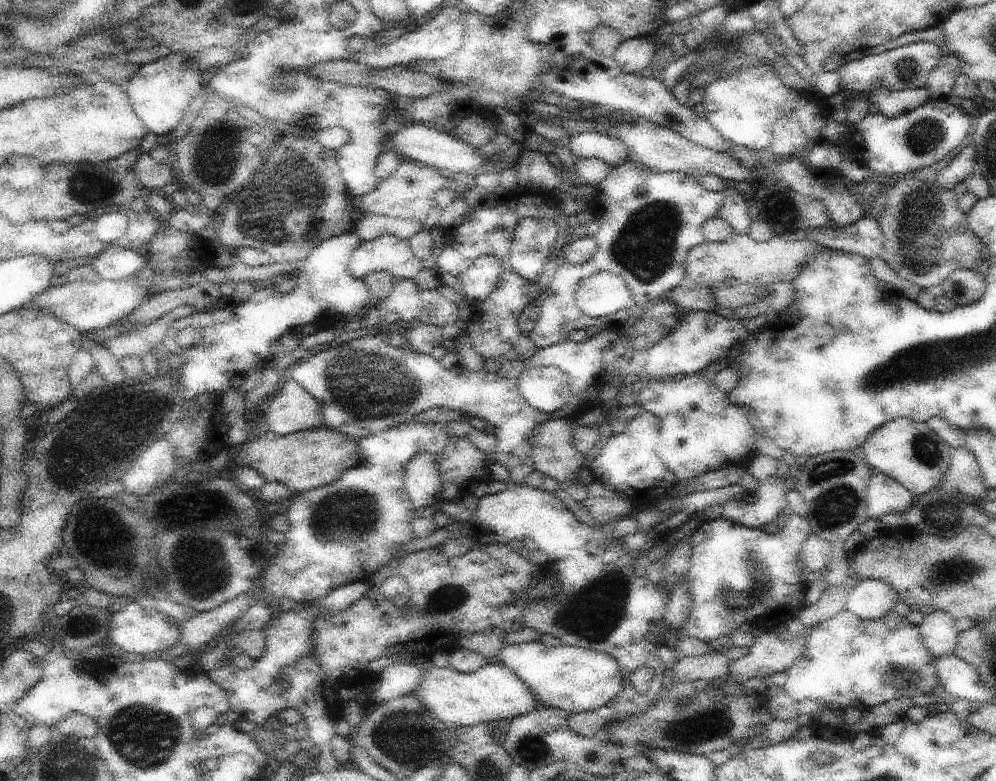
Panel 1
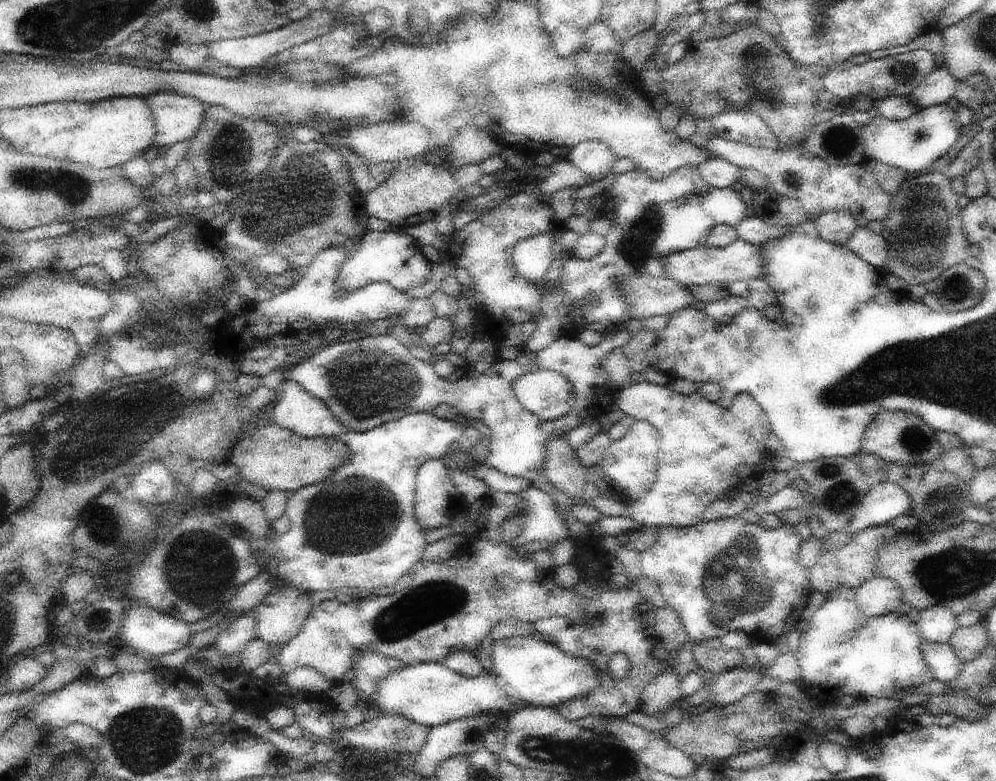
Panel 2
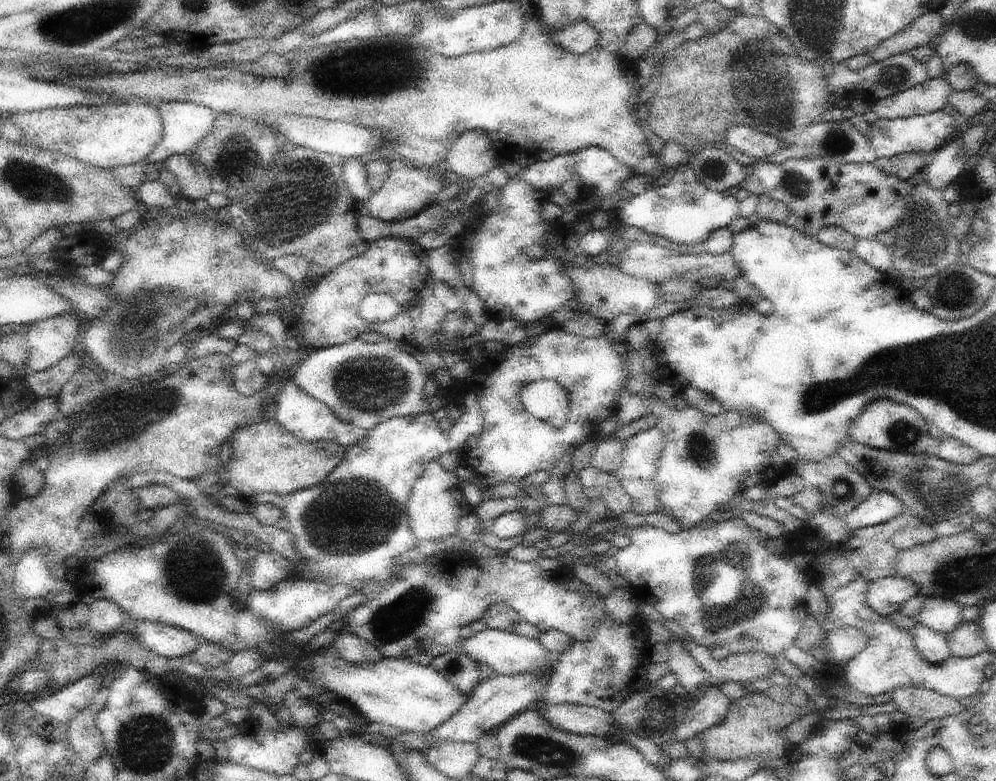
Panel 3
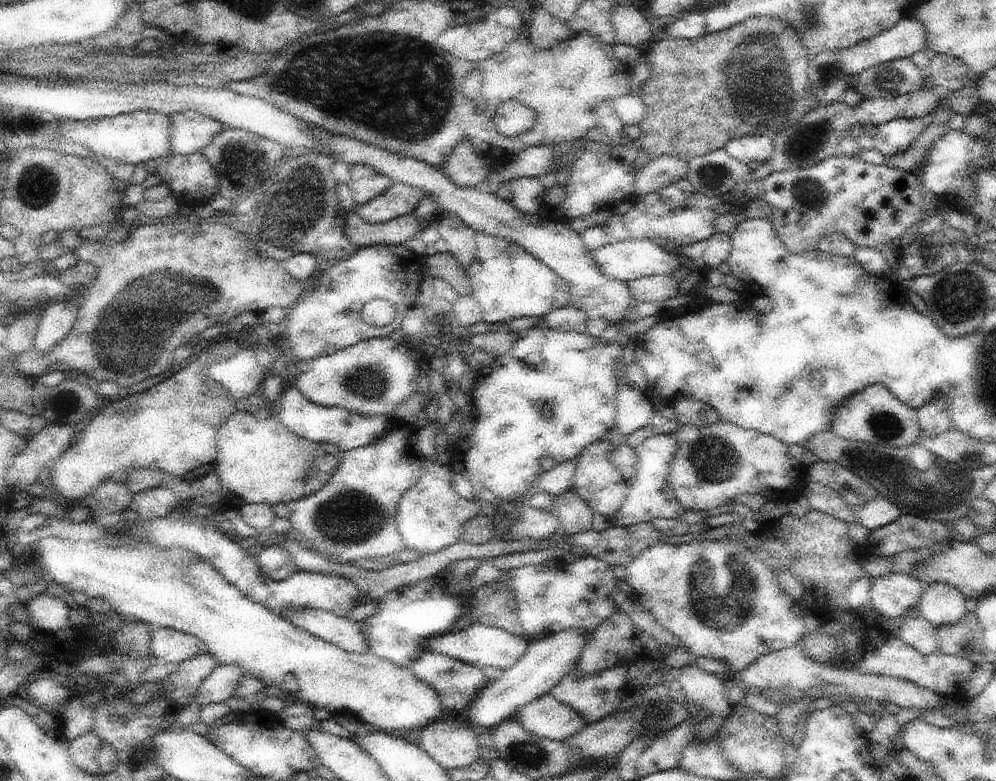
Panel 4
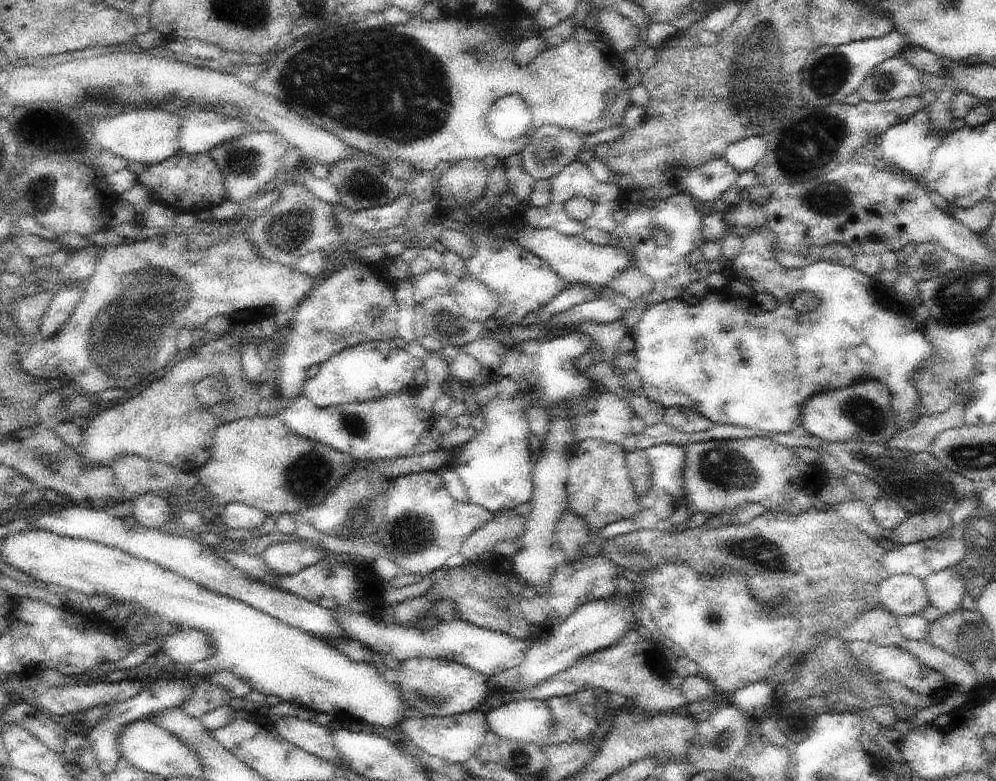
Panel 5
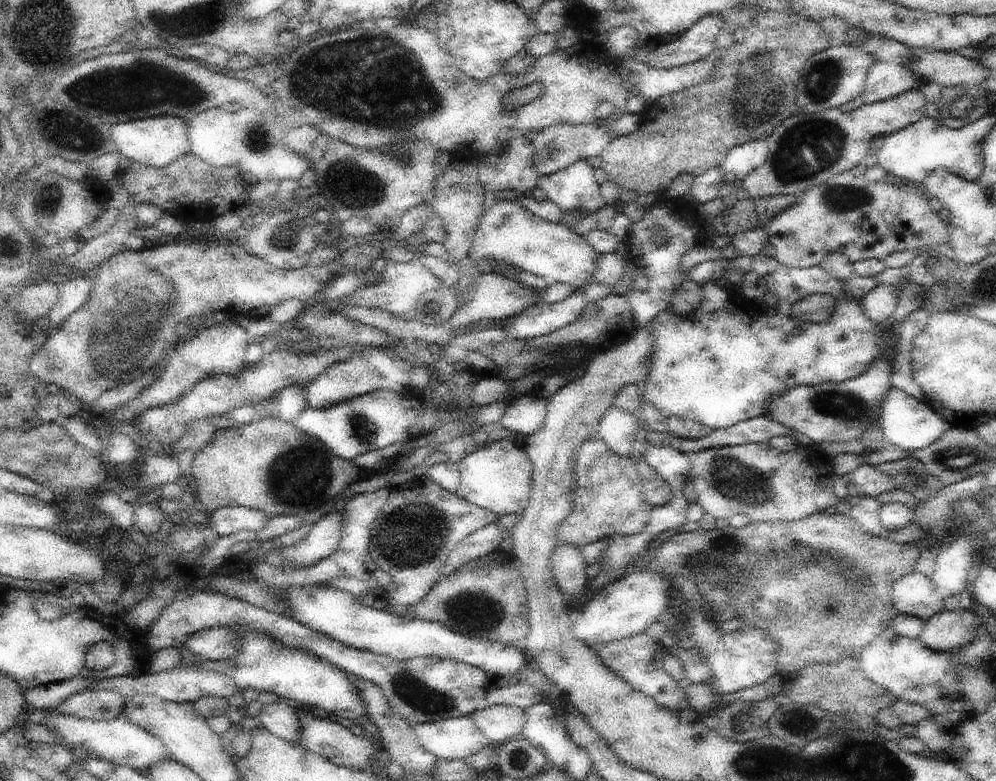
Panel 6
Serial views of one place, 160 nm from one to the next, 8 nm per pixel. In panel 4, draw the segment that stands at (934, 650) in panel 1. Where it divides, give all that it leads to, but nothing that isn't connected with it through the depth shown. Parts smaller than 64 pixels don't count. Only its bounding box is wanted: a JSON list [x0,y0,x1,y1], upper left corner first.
[918,582,967,626]

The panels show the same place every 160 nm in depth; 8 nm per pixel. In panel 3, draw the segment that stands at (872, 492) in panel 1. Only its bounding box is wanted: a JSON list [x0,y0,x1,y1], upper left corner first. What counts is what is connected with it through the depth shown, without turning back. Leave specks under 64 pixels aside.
[844,491,905,533]

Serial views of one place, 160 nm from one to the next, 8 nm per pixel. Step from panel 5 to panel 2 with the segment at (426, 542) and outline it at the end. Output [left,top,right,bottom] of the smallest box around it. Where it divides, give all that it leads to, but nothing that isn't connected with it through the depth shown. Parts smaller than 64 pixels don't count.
[415,459,469,534]

